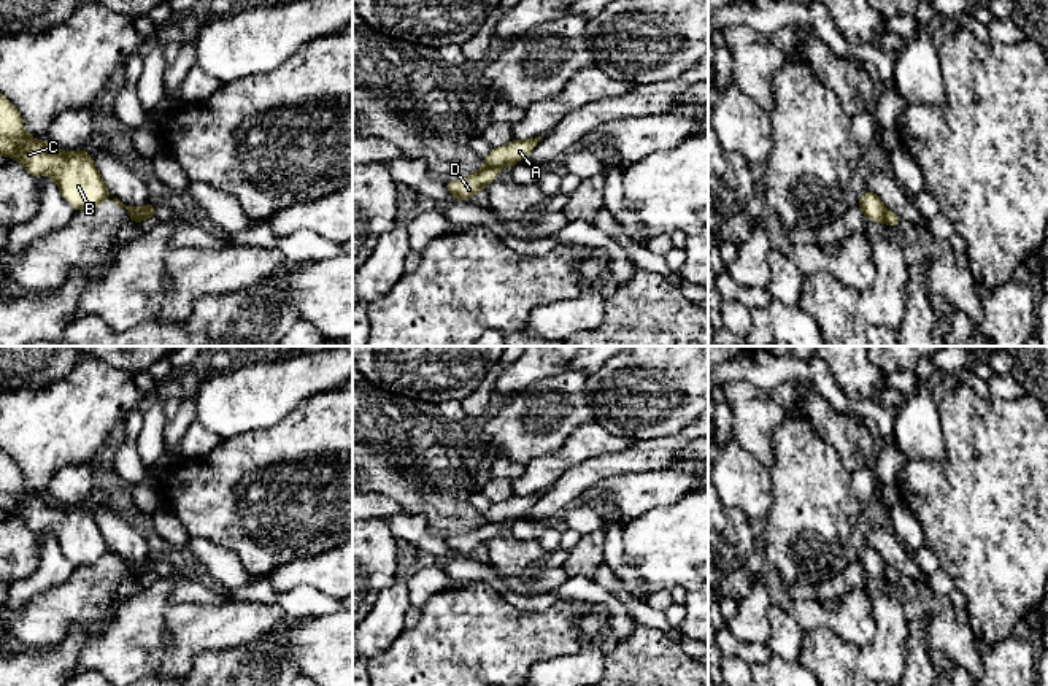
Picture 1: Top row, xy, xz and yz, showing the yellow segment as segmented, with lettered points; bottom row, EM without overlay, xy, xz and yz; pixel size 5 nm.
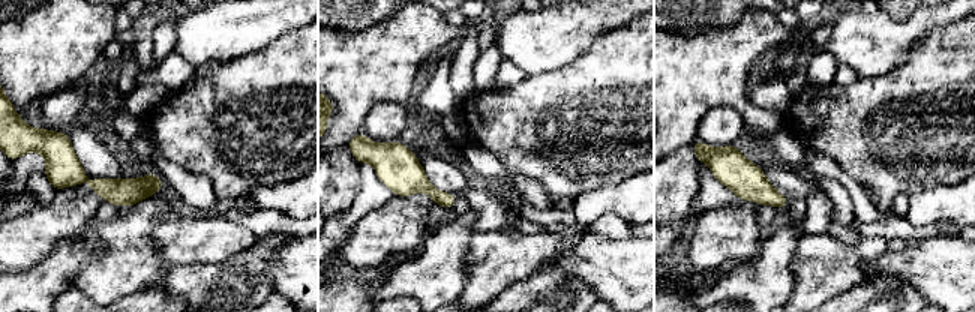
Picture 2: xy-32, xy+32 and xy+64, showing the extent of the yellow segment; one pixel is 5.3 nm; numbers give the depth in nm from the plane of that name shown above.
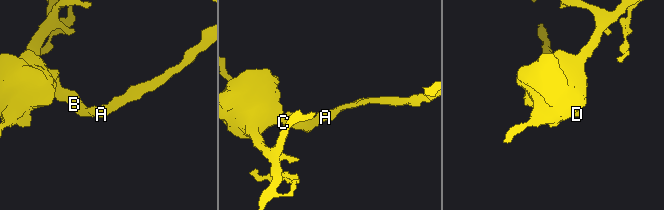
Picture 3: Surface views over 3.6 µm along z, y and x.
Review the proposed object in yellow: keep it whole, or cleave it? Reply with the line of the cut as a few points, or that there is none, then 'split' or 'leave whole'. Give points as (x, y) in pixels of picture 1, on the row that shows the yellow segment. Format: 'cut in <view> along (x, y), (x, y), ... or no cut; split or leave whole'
cut in xz along (485, 165), (497, 169); split

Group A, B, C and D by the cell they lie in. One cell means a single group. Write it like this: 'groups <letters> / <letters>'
groups A / B C D

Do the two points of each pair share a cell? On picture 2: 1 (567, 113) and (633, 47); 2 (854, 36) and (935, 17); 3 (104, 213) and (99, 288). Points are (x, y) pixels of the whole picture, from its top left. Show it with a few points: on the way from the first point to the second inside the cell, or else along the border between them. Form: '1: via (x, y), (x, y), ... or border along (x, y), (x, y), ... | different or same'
1: via (584, 96), (617, 63) | same
2: via (873, 36), (899, 36), (915, 26) | same
3: border along (117, 215), (95, 224) | different

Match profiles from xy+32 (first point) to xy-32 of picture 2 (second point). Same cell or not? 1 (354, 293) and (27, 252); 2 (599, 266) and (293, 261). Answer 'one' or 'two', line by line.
1: two
2: one

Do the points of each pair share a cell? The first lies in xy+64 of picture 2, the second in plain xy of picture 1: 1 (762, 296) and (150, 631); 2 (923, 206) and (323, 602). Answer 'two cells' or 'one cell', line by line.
1: one cell
2: two cells

